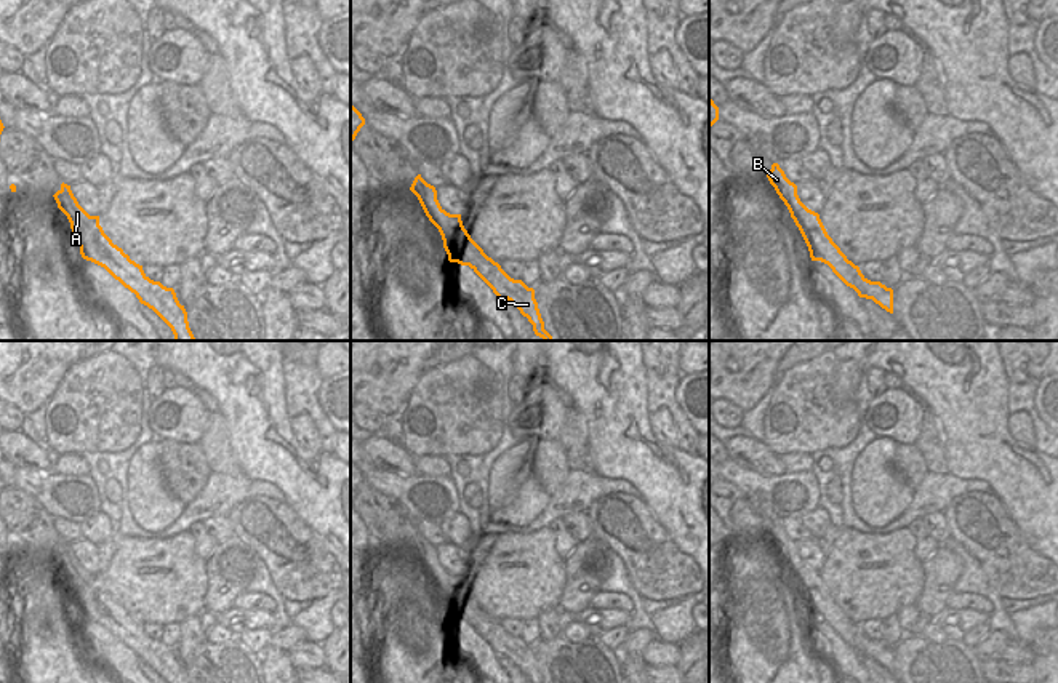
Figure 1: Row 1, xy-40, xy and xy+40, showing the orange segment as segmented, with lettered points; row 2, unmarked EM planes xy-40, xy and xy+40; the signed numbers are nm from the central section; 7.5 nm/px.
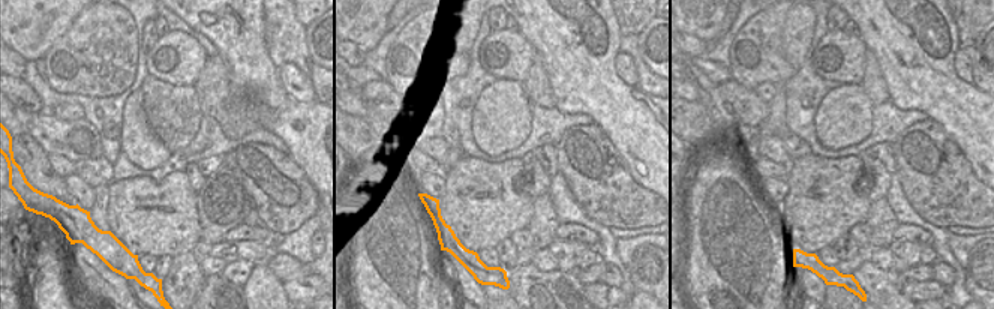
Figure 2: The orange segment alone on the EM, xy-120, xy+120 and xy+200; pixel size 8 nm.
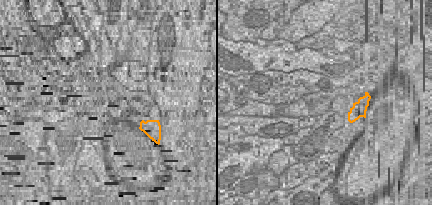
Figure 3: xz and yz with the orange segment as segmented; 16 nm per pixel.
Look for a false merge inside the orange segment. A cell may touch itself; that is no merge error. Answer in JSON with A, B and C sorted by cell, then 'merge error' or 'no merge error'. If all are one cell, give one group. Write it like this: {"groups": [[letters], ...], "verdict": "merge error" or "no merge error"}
{"groups": [["A", "B"], ["C"]], "verdict": "merge error"}

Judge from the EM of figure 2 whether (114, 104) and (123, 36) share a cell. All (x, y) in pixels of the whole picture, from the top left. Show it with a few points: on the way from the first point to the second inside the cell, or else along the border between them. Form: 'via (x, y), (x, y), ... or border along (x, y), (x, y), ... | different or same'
border along (137, 66), (134, 81), (120, 93), (80, 95) | different

